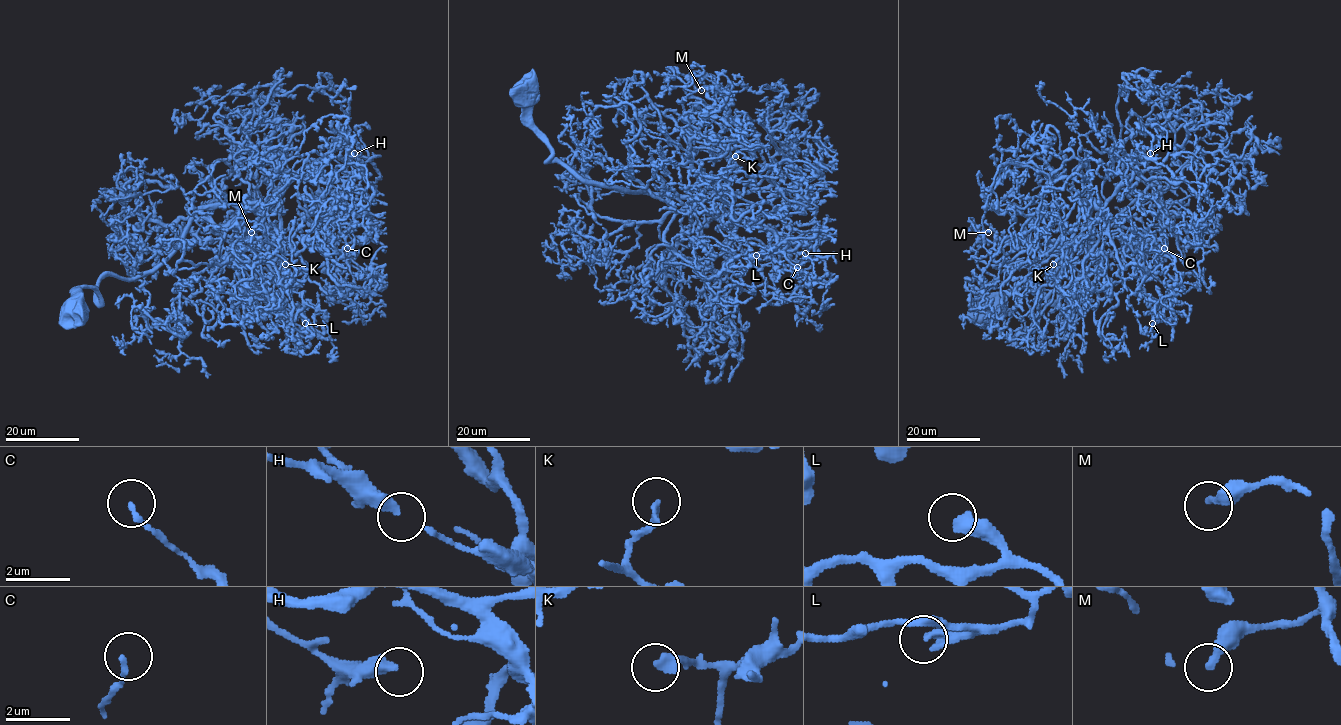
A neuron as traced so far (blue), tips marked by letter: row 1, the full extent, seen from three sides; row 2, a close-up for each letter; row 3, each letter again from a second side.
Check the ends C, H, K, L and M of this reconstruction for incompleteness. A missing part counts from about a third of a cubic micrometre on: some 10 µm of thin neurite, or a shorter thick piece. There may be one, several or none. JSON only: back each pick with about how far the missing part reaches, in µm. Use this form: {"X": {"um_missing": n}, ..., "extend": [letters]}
{"extend": []}

